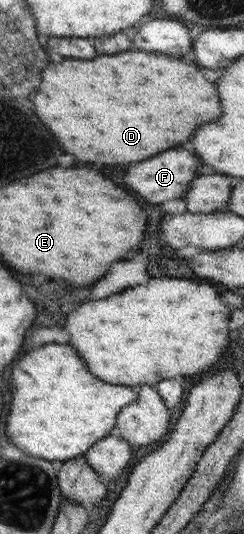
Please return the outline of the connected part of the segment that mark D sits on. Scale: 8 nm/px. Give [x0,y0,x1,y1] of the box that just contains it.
[30,51,222,165]

